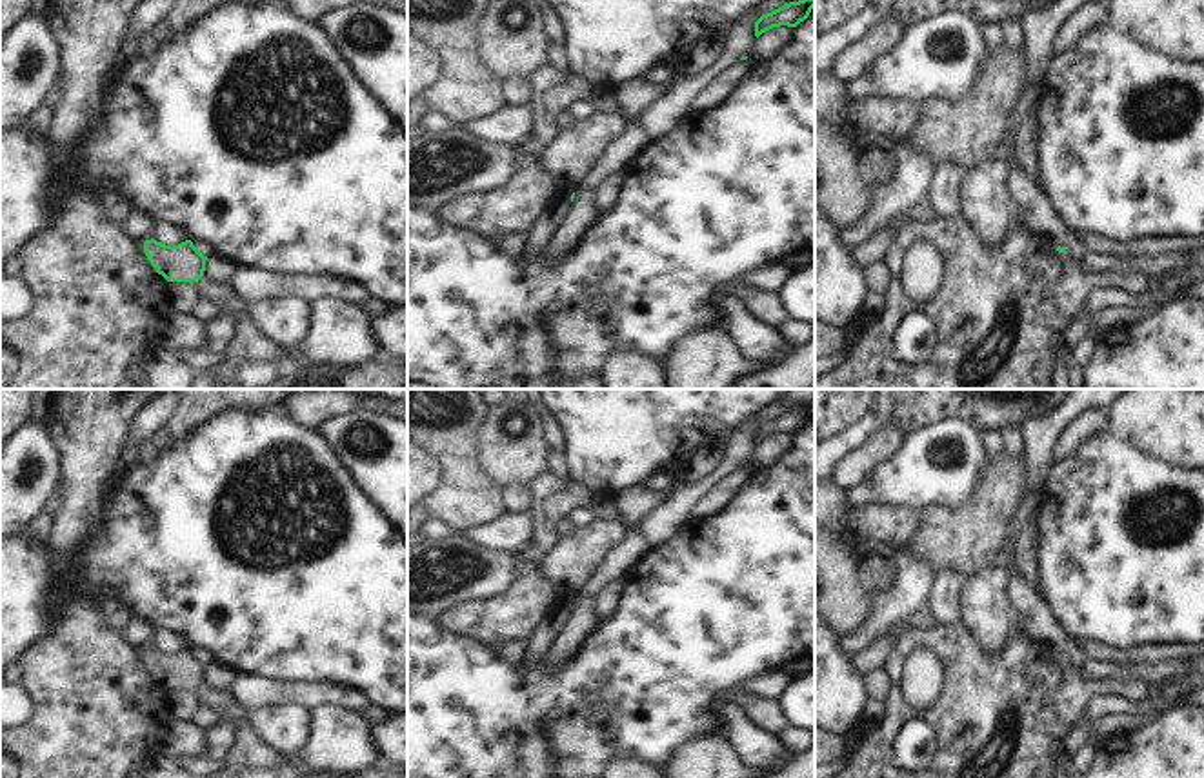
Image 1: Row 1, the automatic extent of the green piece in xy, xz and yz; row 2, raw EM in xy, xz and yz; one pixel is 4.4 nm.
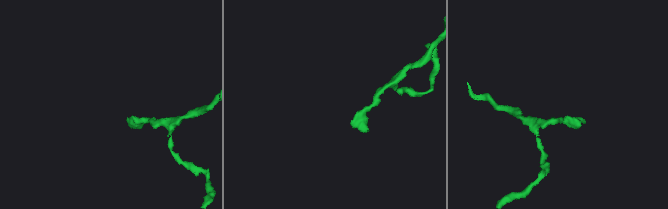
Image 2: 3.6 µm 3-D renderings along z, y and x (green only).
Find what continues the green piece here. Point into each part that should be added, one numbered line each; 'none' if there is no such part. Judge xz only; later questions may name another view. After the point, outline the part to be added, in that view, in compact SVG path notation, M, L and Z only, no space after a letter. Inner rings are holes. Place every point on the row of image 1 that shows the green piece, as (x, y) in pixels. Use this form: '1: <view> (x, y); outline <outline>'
none

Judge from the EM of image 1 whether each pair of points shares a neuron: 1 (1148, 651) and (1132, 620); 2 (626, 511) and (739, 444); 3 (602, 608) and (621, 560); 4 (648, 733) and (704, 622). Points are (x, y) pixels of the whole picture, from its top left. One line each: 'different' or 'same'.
1: different
2: different
3: different
4: same

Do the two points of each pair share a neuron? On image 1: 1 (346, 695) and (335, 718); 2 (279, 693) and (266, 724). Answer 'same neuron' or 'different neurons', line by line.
1: different neurons
2: different neurons

